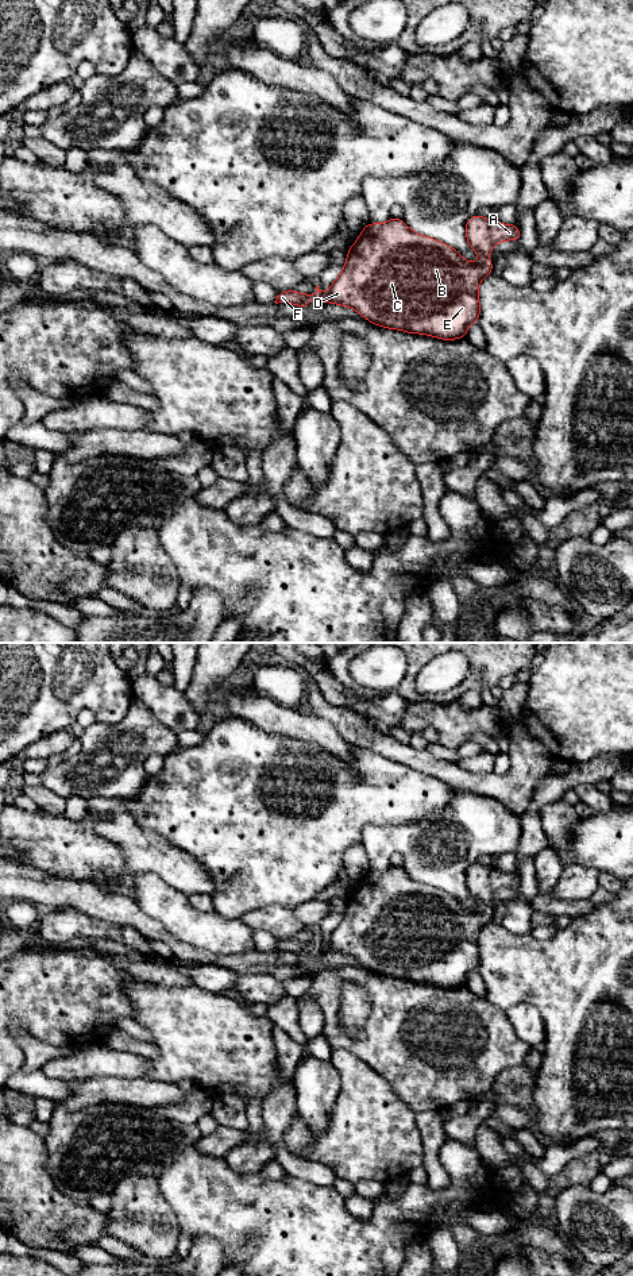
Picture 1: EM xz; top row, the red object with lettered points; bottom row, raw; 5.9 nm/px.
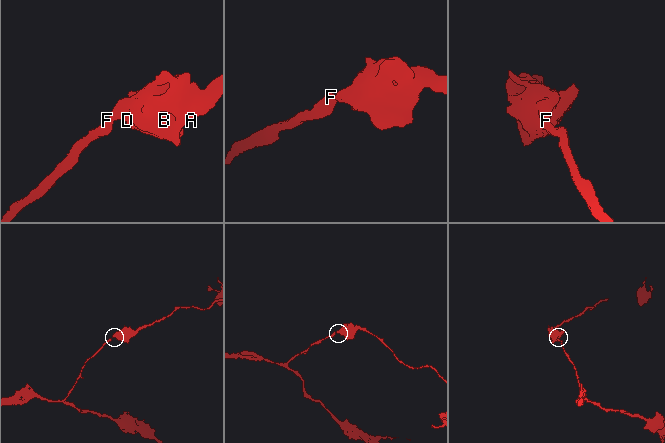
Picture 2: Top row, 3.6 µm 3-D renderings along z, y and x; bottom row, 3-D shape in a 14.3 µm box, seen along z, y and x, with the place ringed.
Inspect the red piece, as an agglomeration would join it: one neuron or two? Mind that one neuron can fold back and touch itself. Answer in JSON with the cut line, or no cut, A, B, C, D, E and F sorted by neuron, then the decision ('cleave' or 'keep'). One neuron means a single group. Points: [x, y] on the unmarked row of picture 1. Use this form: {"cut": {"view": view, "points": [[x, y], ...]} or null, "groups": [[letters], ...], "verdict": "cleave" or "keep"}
{"cut": null, "groups": [["A", "B", "C", "D", "E", "F"]], "verdict": "keep"}

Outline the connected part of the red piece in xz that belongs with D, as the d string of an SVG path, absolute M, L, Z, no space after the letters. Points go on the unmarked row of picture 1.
M479 863L471 864L466 871L466 886L478 905L478 911L467 910L455 897L420 882L413 880L400 866L393 866L386 871L367 874L360 880L358 888L348 897L347 909L341 922L329 934L327 941L321 941L319 934L313 942L297 941L296 938L278 940L275 952L296 952L308 956L313 945L320 951L333 951L350 955L370 971L390 978L401 978L409 982L429 983L444 988L455 988L467 983L467 976L476 971L480 961L478 934L482 928L491 922L493 909L486 905L494 894L506 888L521 888L521 880L516 872L501 872L493 867Z

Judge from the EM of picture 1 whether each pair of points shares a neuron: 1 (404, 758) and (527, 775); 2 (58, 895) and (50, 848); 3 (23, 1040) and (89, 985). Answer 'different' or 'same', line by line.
1: same
2: different
3: different

